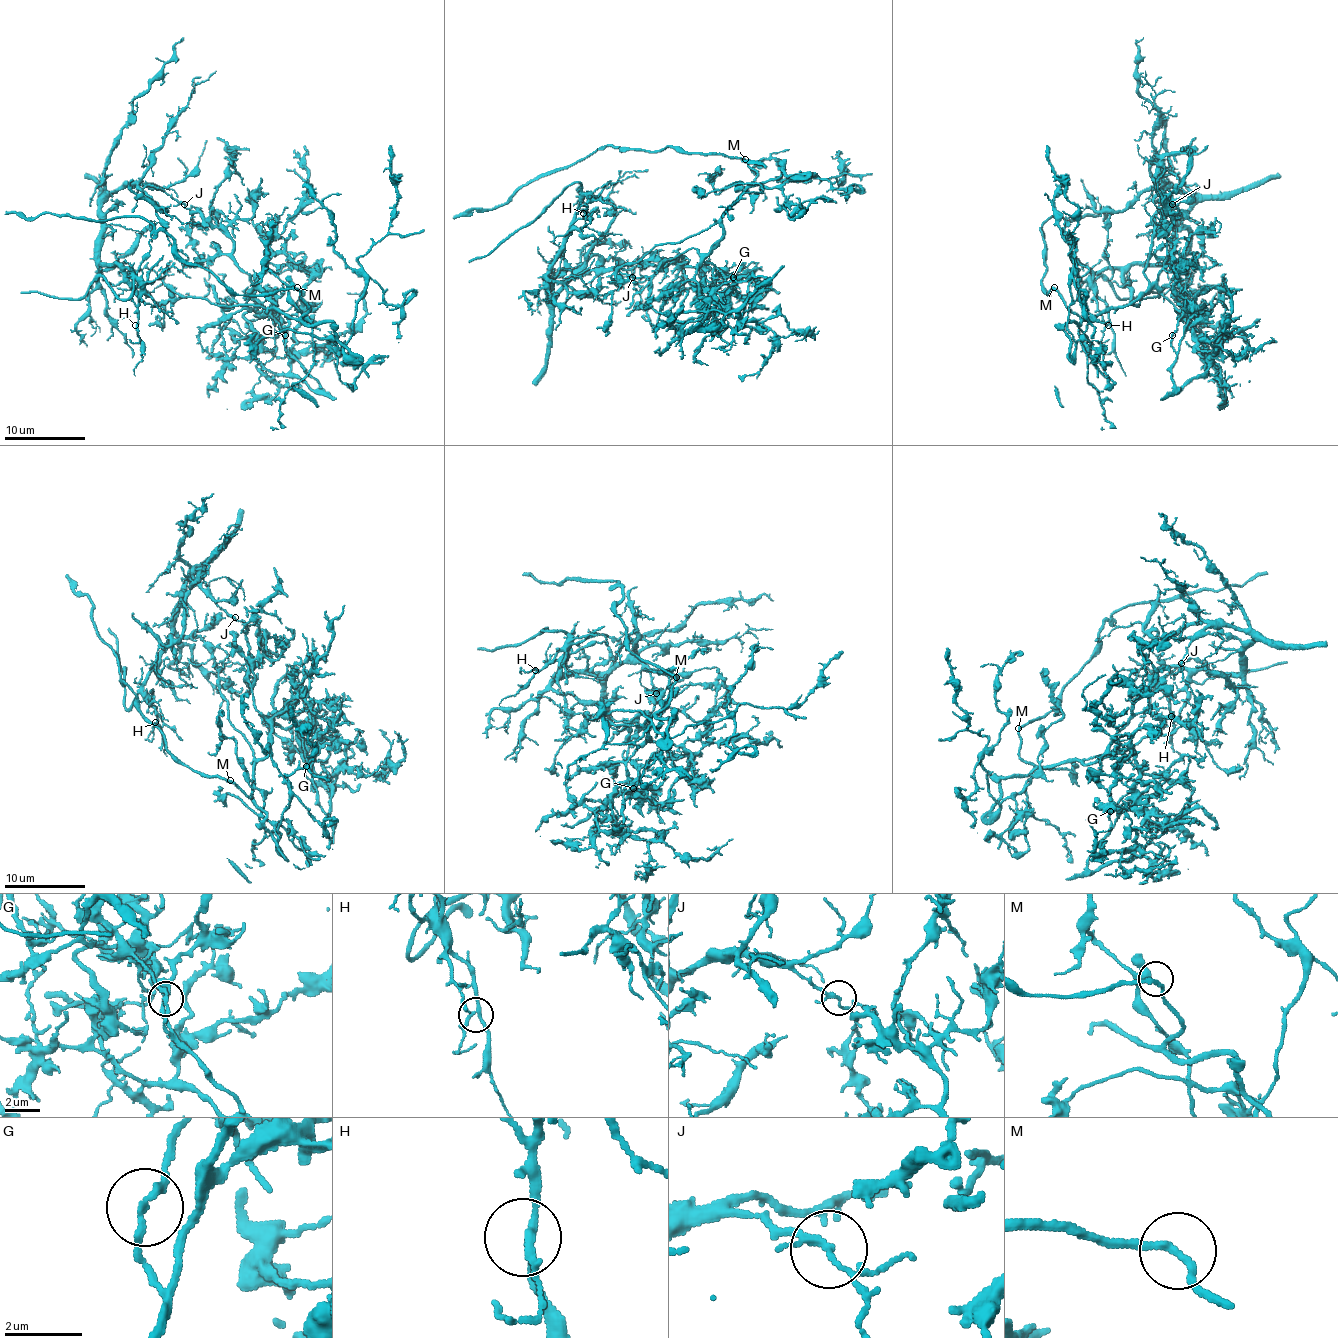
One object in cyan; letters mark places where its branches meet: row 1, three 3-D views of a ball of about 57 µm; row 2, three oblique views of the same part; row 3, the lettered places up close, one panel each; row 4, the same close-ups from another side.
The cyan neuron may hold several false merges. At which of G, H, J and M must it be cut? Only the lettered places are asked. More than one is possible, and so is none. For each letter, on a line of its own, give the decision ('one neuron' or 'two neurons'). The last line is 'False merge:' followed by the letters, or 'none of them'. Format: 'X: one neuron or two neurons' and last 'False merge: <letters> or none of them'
G: two neurons
H: one neuron
J: two neurons
M: one neuron
False merge: G, J

